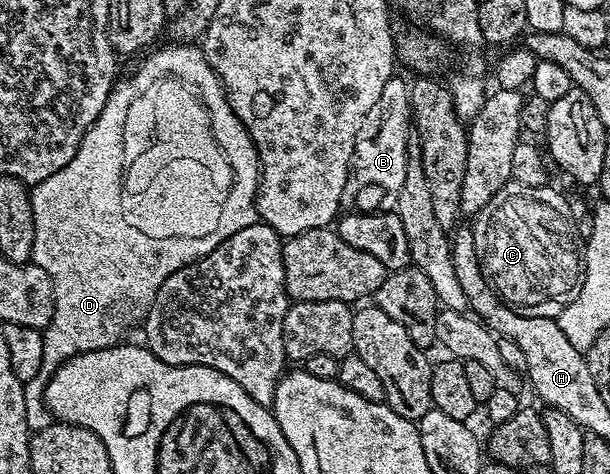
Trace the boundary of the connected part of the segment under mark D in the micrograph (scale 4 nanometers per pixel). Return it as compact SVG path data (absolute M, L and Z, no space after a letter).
M179 42L171 45L173 48L157 47L153 56L145 55L142 63L146 65L144 72L156 72L154 76L162 76L166 72L178 74L188 82L194 82L198 86L198 90L202 92L214 122L222 122L222 142L224 146L228 146L234 158L234 166L238 166L238 188L240 188L240 196L242 198L242 208L246 210L246 220L238 222L236 226L232 222L232 228L224 228L218 232L208 234L206 238L194 238L194 234L200 234L200 230L196 232L196 222L188 222L192 218L192 210L194 210L194 202L198 198L204 198L204 188L200 188L200 180L194 178L196 168L166 168L162 178L164 178L164 200L160 202L158 210L164 208L164 218L160 222L164 222L164 228L154 228L152 230L152 238L148 236L138 236L136 242L142 244L150 244L150 254L120 254L120 252L112 252L112 256L88 256L88 246L82 248L82 240L76 240L78 234L78 220L72 218L72 212L76 210L74 202L80 200L80 192L84 192L84 184L86 190L112 190L116 192L116 182L118 182L118 168L120 168L120 122L122 116L126 116L126 106L130 99L130 88L123 84L117 83L113 87L111 94L108 95L106 106L102 110L102 114L92 124L91 130L82 138L82 142L78 146L78 150L74 154L74 158L70 158L70 162L66 166L62 166L62 170L58 170L54 174L50 174L50 178L46 178L41 184L35 185L31 189L32 209L34 210L34 250L32 251L31 263L37 264L42 270L46 270L46 274L50 274L50 282L54 286L54 314L52 315L52 323L43 329L44 341L42 342L42 354L44 361L42 362L42 370L38 370L38 374L34 374L34 378L30 378L24 385L24 397L26 398L26 422L32 432L41 432L47 424L53 423L52 416L48 413L48 407L44 405L44 387L48 384L49 376L54 375L57 367L69 360L72 356L76 356L79 352L93 352L99 348L111 348L119 345L125 339L124 331L128 328L131 320L139 321L145 315L146 309L156 297L156 292L162 286L162 282L166 282L166 278L170 278L170 274L174 274L178 270L182 270L187 264L193 264L195 260L201 260L206 254L210 254L210 250L214 250L222 242L226 242L226 238L230 238L230 234L238 234L238 230L246 230L246 226L257 223L256 215L256 189L260 186L260 160L256 156L256 147L250 138L250 134L242 126L242 122L234 114L234 110L230 110L230 102L224 93L224 87L220 85L220 79L214 74L214 70L210 66L210 62L206 62L203 51L199 47L192 44L182 44Z

